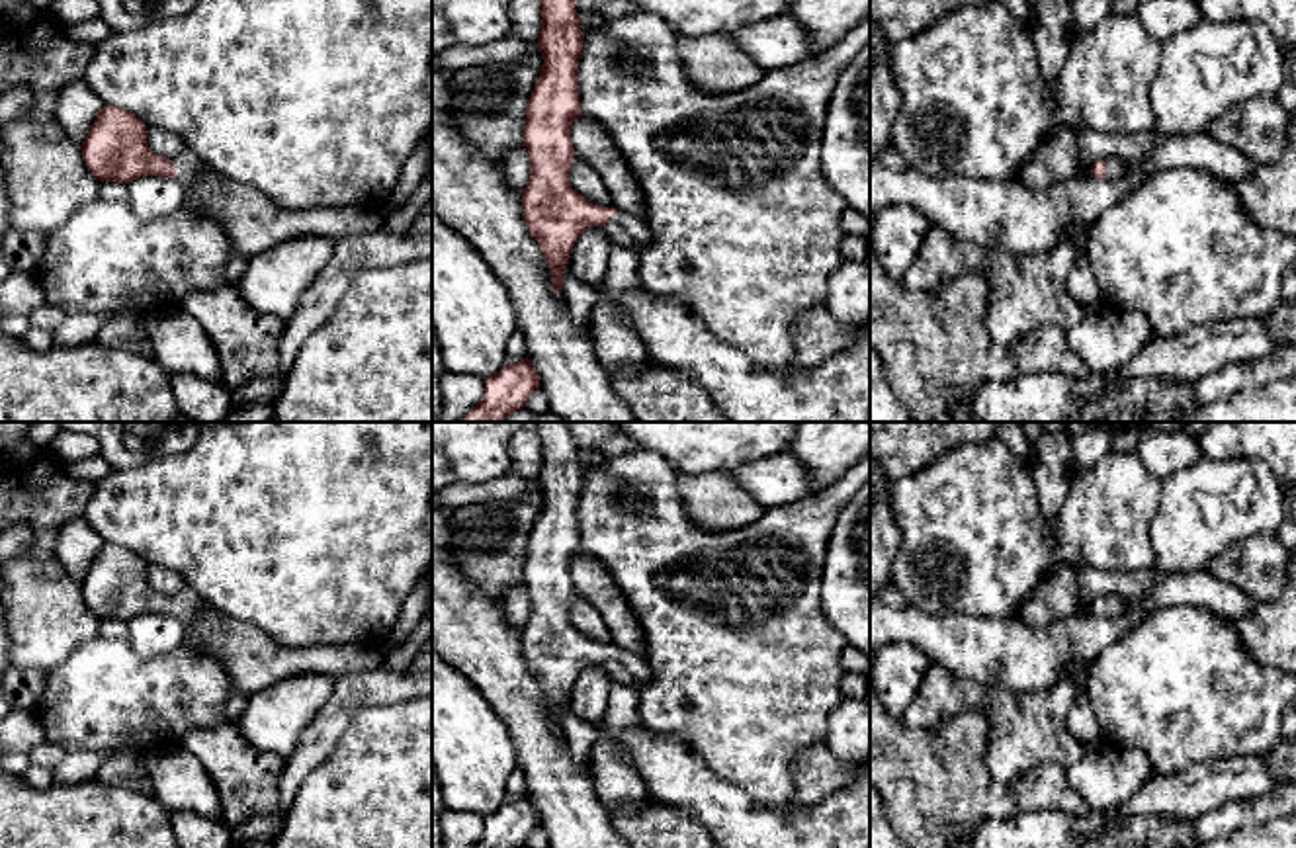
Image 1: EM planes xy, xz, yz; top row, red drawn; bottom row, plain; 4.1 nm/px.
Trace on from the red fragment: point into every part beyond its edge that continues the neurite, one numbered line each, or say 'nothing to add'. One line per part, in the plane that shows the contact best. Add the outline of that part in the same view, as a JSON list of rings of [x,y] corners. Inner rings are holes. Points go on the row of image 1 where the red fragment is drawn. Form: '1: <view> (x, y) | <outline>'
1: xy (188, 167) | [[[190,150],[182,152],[172,162],[176,166],[176,180],[180,182],[180,186],[190,190],[195,178],[201,174],[203,162]]]

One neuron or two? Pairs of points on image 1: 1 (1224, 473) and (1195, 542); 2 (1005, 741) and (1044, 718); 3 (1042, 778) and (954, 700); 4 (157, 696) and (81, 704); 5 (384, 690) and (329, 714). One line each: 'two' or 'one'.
1: one
2: one
3: two
4: one
5: one

